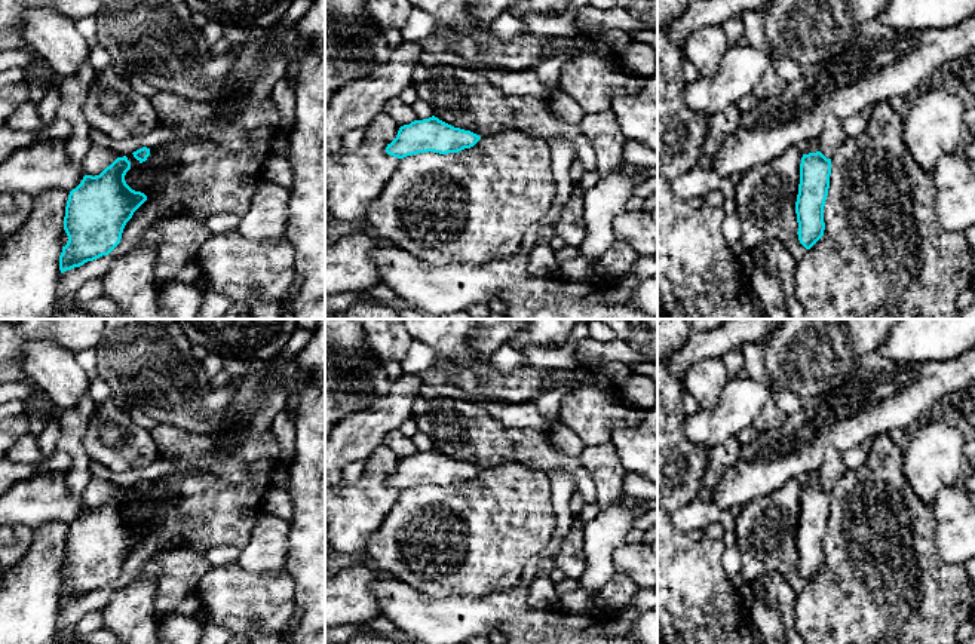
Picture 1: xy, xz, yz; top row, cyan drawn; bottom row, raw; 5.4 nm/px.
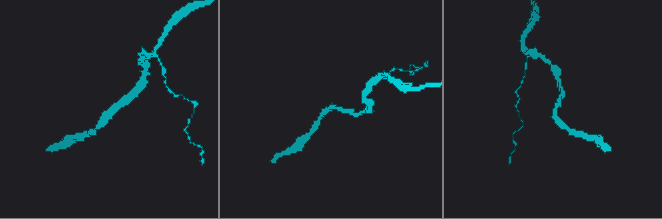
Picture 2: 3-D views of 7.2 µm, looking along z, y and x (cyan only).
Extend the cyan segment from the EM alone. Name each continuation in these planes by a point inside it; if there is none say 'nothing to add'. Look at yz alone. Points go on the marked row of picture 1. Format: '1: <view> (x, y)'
nothing to add

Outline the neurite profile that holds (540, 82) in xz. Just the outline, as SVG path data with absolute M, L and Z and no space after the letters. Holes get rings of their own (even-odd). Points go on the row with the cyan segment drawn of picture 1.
M555 55L542 61L536 68L519 71L487 70L485 74L503 93L516 96L536 96L548 99L559 85L559 73L567 55Z

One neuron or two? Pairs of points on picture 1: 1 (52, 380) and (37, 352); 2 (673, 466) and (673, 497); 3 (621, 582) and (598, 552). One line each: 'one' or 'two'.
1: one
2: one
3: two

